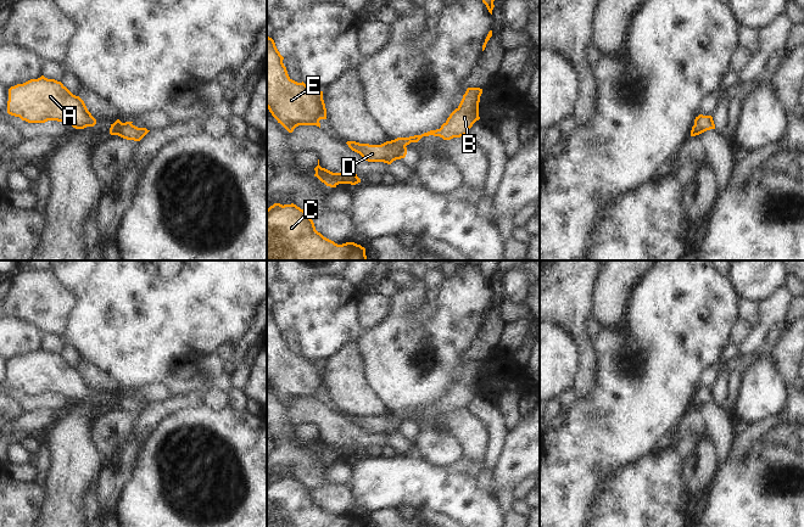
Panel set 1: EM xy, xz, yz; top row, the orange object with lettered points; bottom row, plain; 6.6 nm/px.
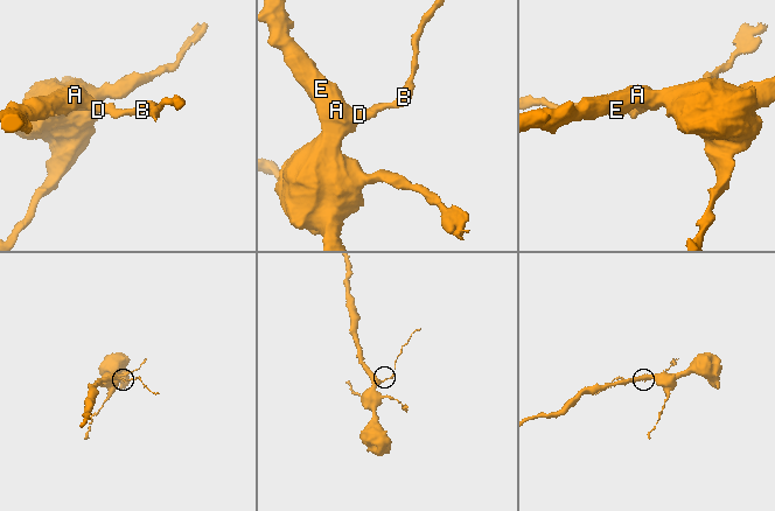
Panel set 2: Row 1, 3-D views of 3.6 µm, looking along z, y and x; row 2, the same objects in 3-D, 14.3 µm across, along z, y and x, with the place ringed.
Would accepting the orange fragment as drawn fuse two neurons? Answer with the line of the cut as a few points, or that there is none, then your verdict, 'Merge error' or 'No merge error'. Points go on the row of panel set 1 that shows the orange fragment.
No split. No merge error.

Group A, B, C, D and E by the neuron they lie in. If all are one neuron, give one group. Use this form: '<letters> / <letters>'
A B C D E

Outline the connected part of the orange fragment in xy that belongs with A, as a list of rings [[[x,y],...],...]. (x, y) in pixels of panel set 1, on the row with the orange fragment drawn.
[[[44,75],[9,89],[7,113],[28,123],[57,120],[76,129],[96,124],[79,96],[73,95],[61,82]]]

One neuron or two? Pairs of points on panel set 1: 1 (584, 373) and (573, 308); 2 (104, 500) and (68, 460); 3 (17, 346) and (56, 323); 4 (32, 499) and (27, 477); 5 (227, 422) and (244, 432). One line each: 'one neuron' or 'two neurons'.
1: one neuron
2: two neurons
3: two neurons
4: two neurons
5: one neuron

